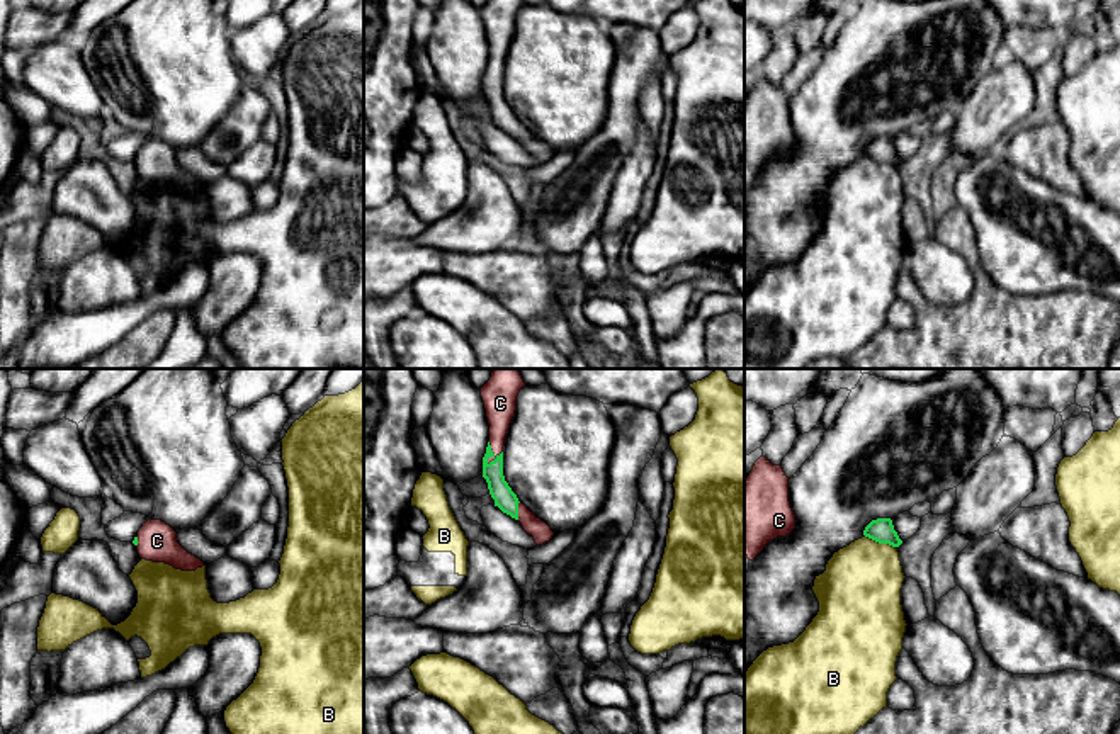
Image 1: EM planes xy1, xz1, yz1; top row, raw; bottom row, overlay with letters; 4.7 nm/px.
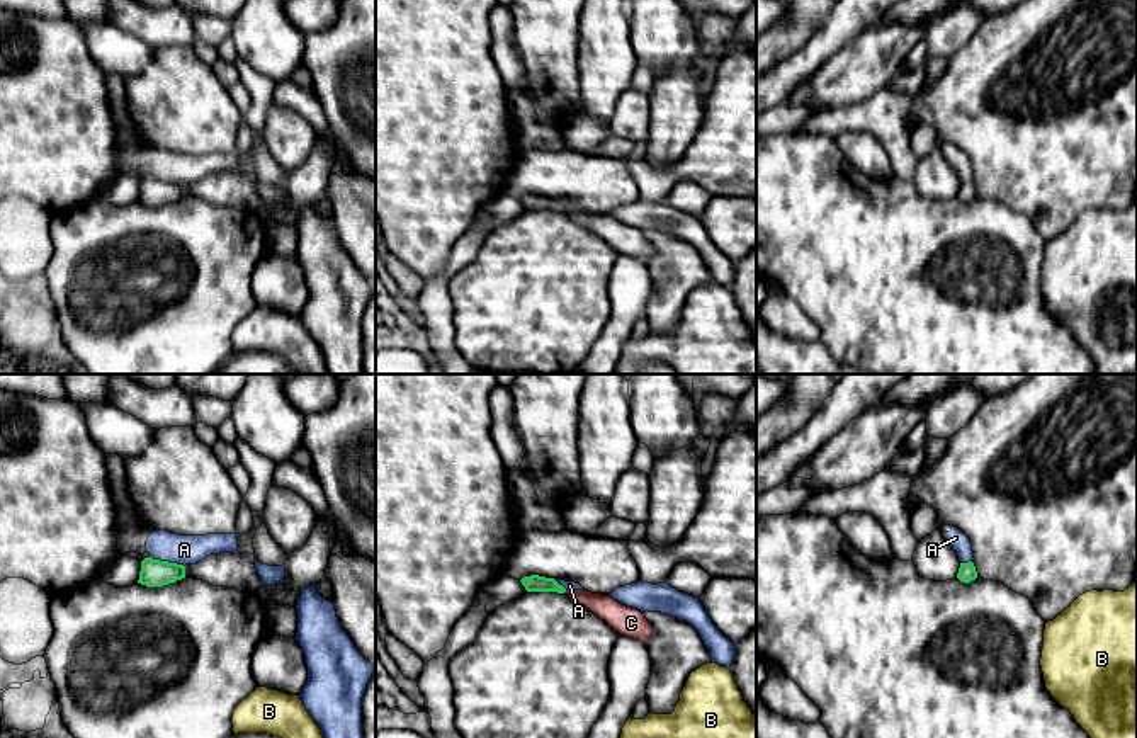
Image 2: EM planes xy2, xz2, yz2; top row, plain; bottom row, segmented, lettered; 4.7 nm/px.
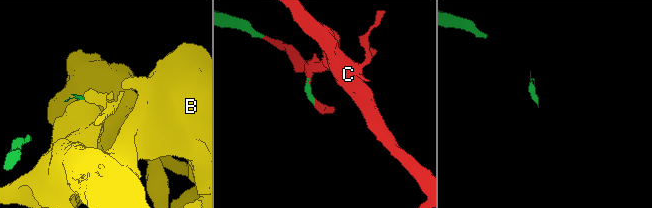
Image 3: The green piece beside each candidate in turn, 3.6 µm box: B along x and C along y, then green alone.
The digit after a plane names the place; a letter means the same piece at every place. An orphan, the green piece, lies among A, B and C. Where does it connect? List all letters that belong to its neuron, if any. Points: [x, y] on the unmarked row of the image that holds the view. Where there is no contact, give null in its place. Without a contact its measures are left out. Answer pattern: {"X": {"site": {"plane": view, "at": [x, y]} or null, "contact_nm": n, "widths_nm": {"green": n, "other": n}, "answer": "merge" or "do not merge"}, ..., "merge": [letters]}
{"A": {"site": {"plane": "xy2", "at": [167, 181]}, "contact_nm": 180, "widths_nm": {"green": 130, "other": 140}, "answer": "do not merge"}, "B": {"site": {"plane": "yz1", "at": [879, 162]}, "contact_nm": 170, "widths_nm": {"green": 120, "other": 380}, "answer": "do not merge"}, "C": {"site": {"plane": "xz1", "at": [492, 72]}, "contact_nm": 120, "widths_nm": {"green": 100, "other": 160}, "answer": "merge"}, "merge": ["C"]}

